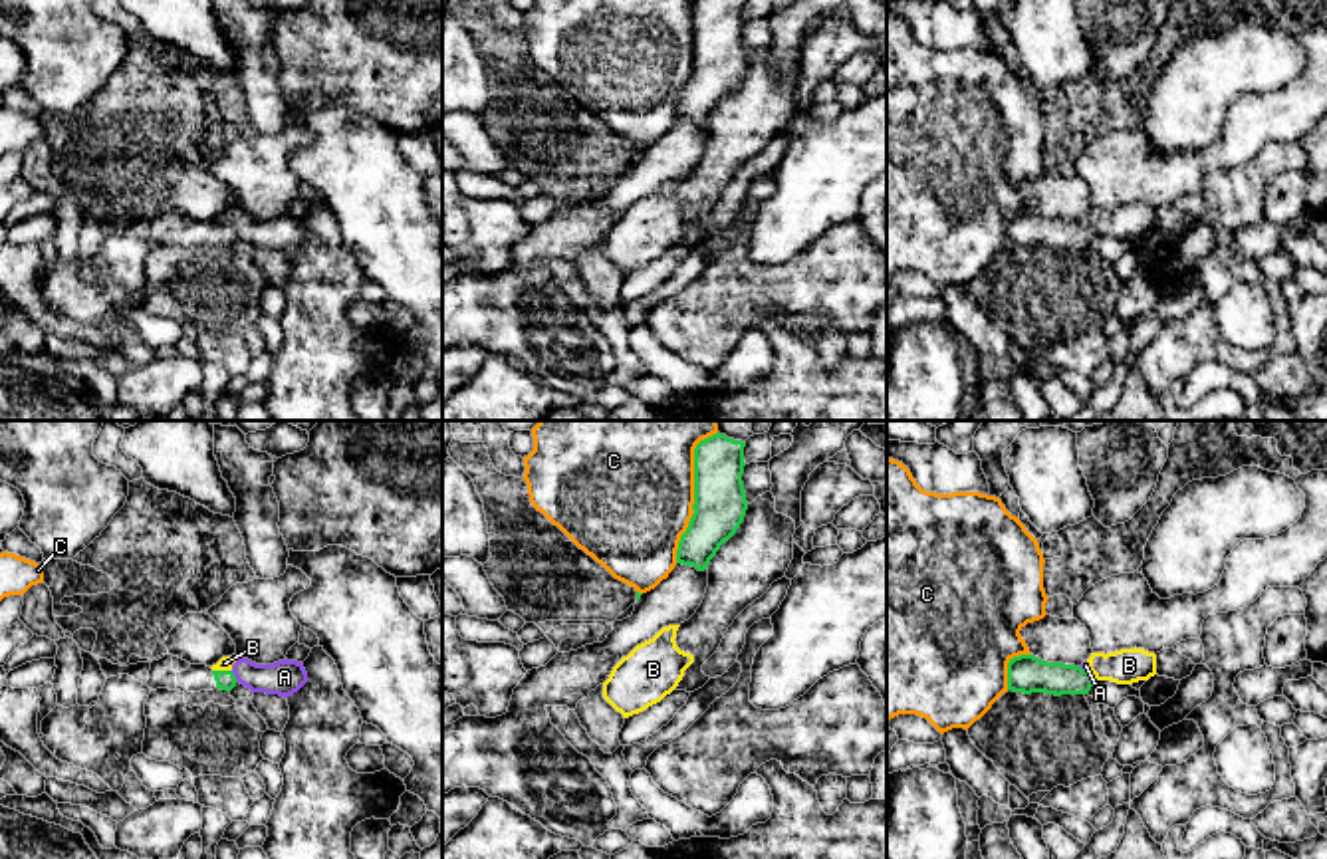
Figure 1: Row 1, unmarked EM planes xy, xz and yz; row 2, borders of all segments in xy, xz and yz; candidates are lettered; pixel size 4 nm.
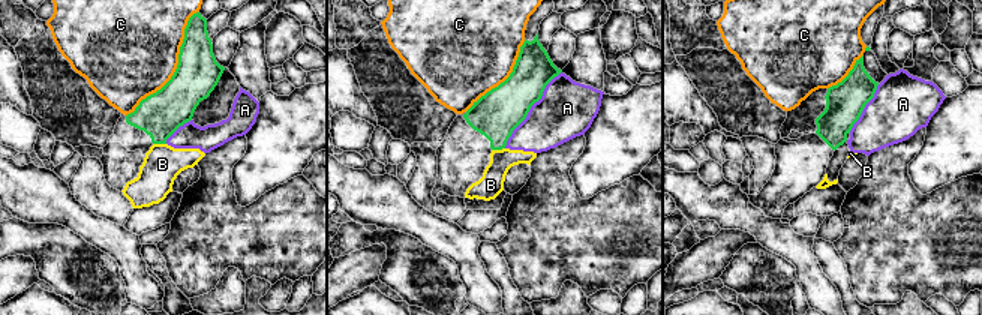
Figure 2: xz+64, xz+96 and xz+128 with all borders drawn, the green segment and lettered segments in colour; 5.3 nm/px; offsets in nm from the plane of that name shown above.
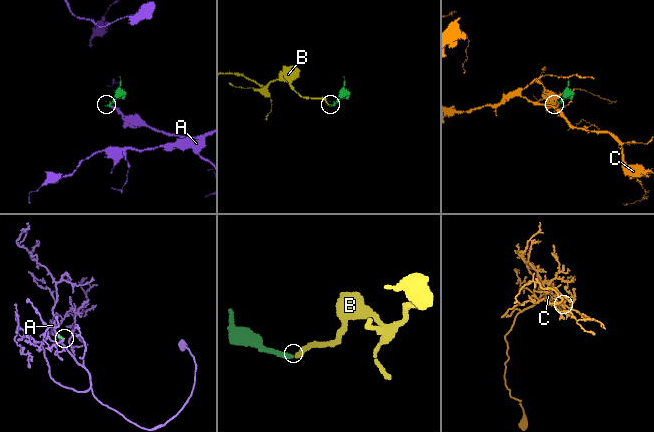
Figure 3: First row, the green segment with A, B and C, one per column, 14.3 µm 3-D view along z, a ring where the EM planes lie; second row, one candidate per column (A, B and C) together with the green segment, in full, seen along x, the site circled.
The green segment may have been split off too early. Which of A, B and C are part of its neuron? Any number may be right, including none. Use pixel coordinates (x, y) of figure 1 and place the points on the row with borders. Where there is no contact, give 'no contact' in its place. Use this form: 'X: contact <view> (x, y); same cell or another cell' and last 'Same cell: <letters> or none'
A: contact xy (235, 677); another cell
B: contact xy (223, 671); another cell
C: contact xz (695, 494); another cell
Same cell: none

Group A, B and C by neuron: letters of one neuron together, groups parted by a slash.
A B / C

